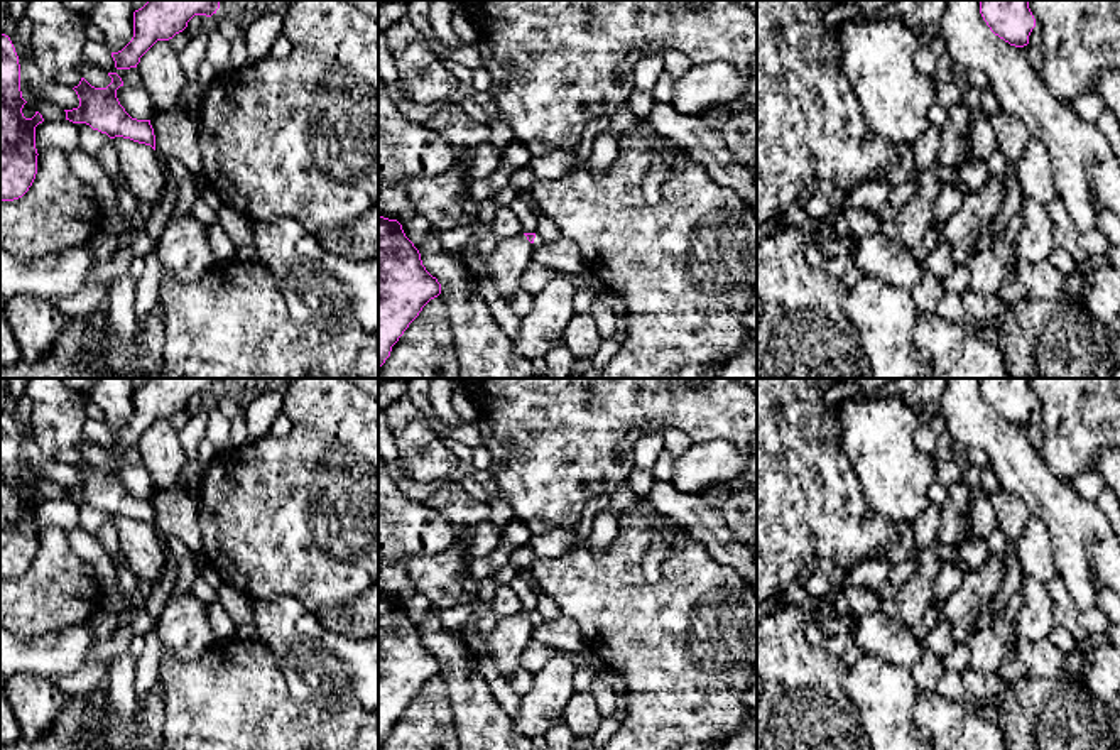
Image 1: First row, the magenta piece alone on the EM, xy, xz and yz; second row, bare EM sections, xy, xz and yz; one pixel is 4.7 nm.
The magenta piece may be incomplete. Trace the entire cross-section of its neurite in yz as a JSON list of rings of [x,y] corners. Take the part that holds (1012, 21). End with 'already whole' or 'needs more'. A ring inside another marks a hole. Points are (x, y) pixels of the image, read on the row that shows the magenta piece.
[[[980,0],[980,14],[990,30],[1015,47],[1029,44],[1036,19],[1029,0]]] | already whole

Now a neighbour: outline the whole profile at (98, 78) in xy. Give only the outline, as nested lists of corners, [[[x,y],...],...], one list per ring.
[[[83,61],[78,71],[95,88],[106,88],[111,83],[108,73],[91,62]]]

